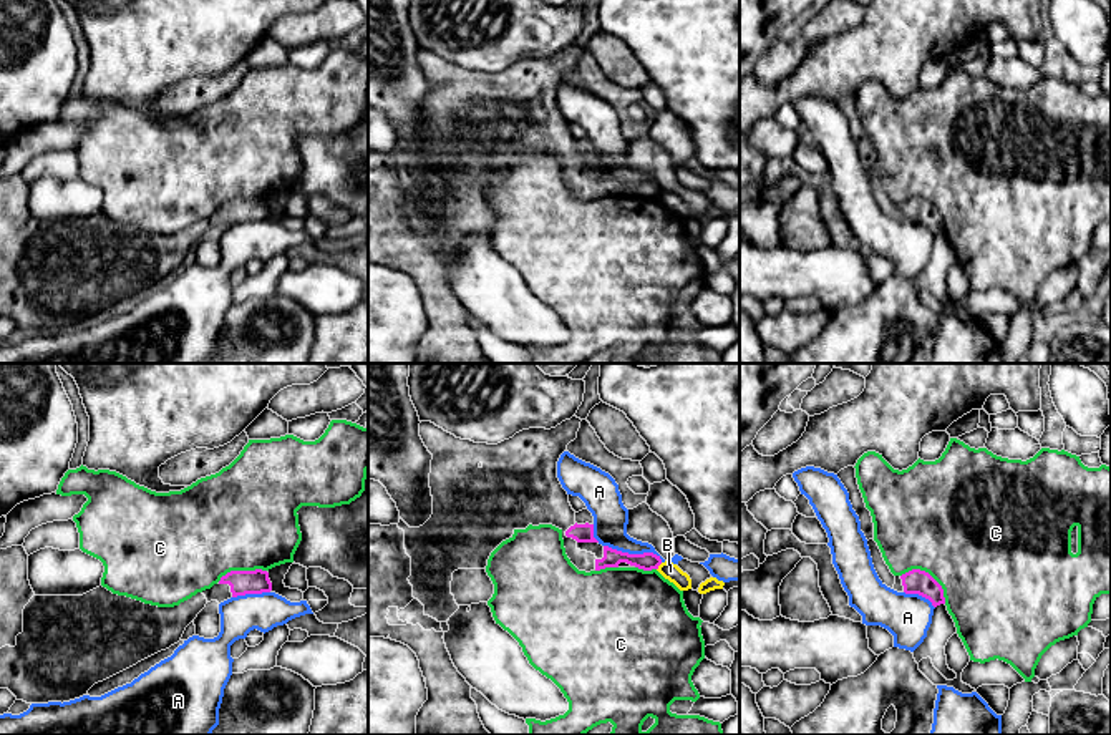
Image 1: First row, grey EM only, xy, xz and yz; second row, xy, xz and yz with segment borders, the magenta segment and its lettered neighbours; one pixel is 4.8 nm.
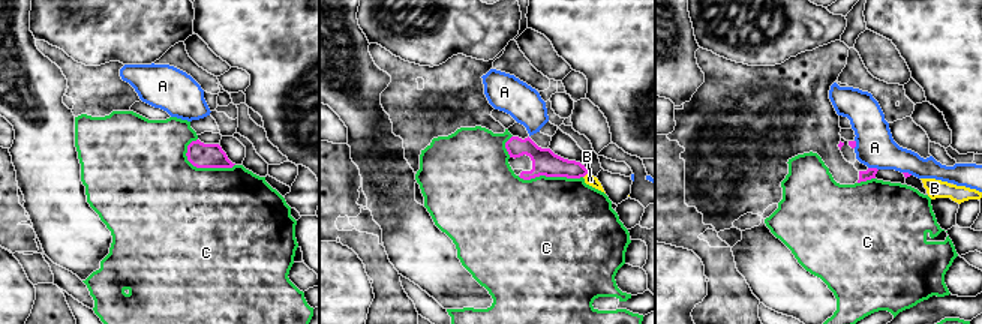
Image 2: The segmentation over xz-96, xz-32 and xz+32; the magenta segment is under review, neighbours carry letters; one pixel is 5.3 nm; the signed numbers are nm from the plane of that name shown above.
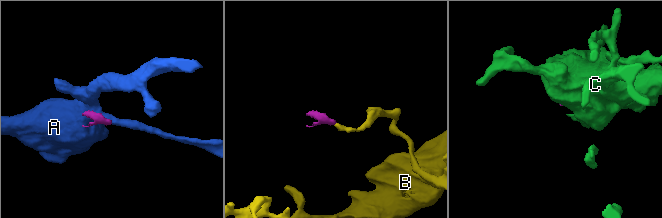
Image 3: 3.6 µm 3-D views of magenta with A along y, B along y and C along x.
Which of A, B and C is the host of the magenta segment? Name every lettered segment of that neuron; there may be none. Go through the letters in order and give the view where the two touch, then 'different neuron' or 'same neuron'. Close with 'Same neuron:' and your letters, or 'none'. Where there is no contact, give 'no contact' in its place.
A: xz | different neuron
B: xz | different neuron
C: yz | different neuron
Same neuron: none

